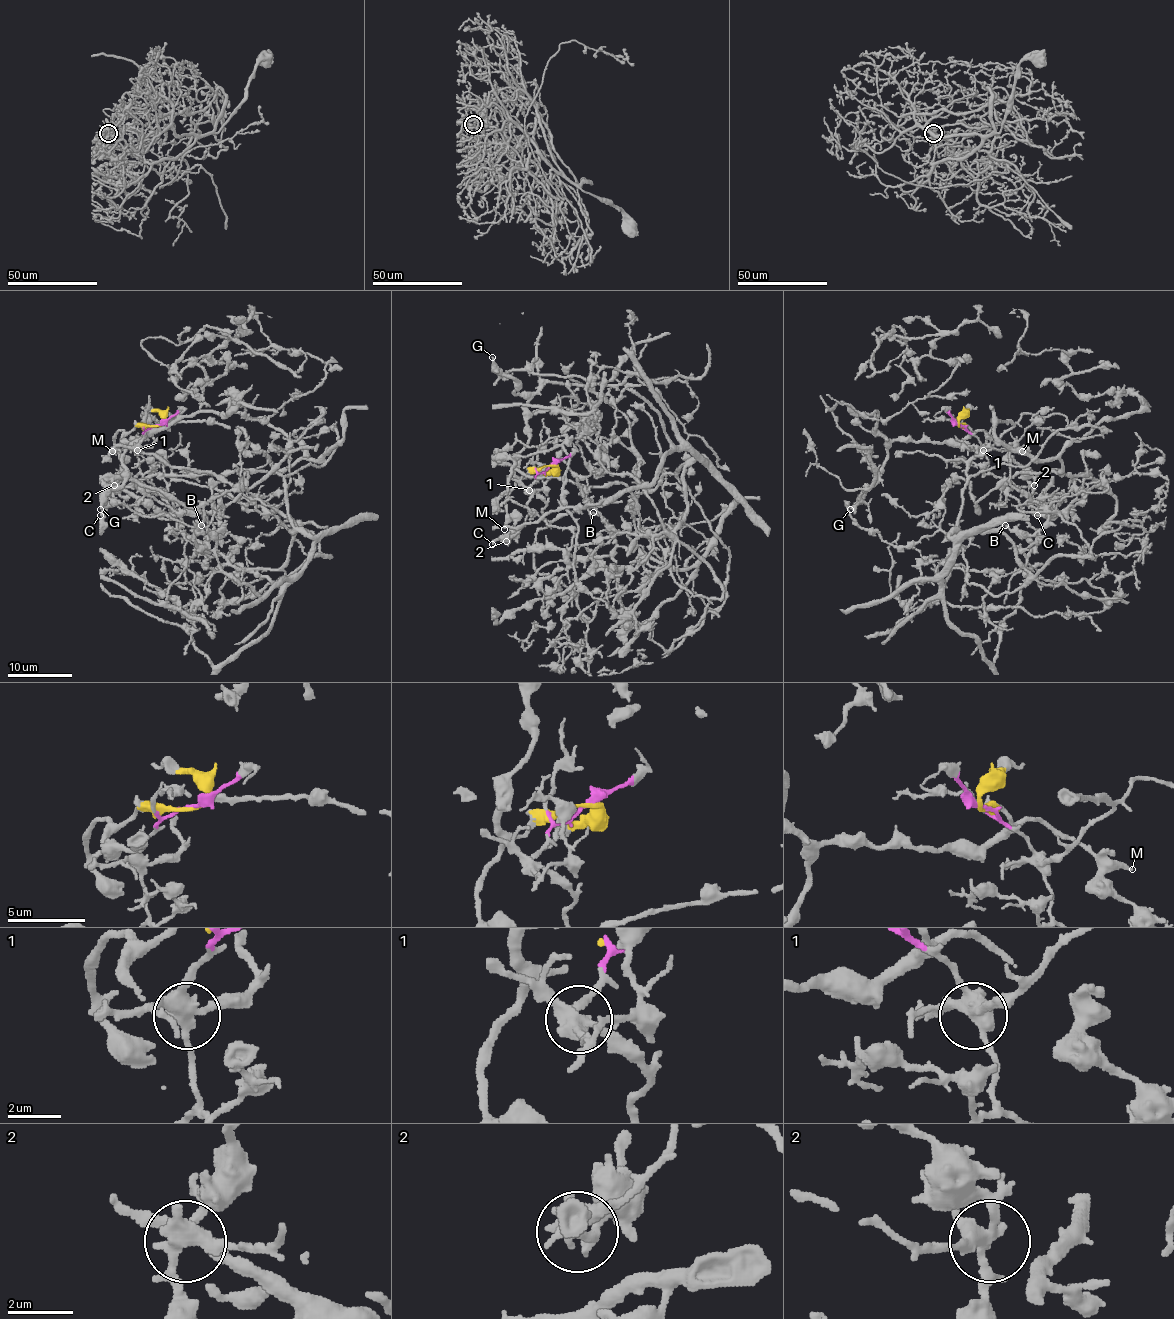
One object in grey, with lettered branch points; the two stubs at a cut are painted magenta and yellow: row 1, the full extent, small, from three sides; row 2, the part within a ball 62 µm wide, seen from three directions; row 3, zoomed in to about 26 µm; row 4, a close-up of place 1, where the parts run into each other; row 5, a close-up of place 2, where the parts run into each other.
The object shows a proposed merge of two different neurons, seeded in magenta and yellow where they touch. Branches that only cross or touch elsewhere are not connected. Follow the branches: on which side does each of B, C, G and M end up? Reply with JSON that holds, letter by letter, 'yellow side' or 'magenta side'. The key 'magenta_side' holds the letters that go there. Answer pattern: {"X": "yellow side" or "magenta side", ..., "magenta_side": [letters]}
{"B": "magenta side", "C": "yellow side", "G": "yellow side", "M": "yellow side", "magenta_side": ["B"]}

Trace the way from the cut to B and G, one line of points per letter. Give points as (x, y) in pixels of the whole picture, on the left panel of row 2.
B: (160, 424), (139, 438), (136, 479), (174, 511), (186, 534), (204, 544), (215, 534), (200, 524)
G: (160, 424), (142, 425), (123, 435), (126, 442), (136, 440), (123, 458), (124, 481), (110, 492), (100, 508)

